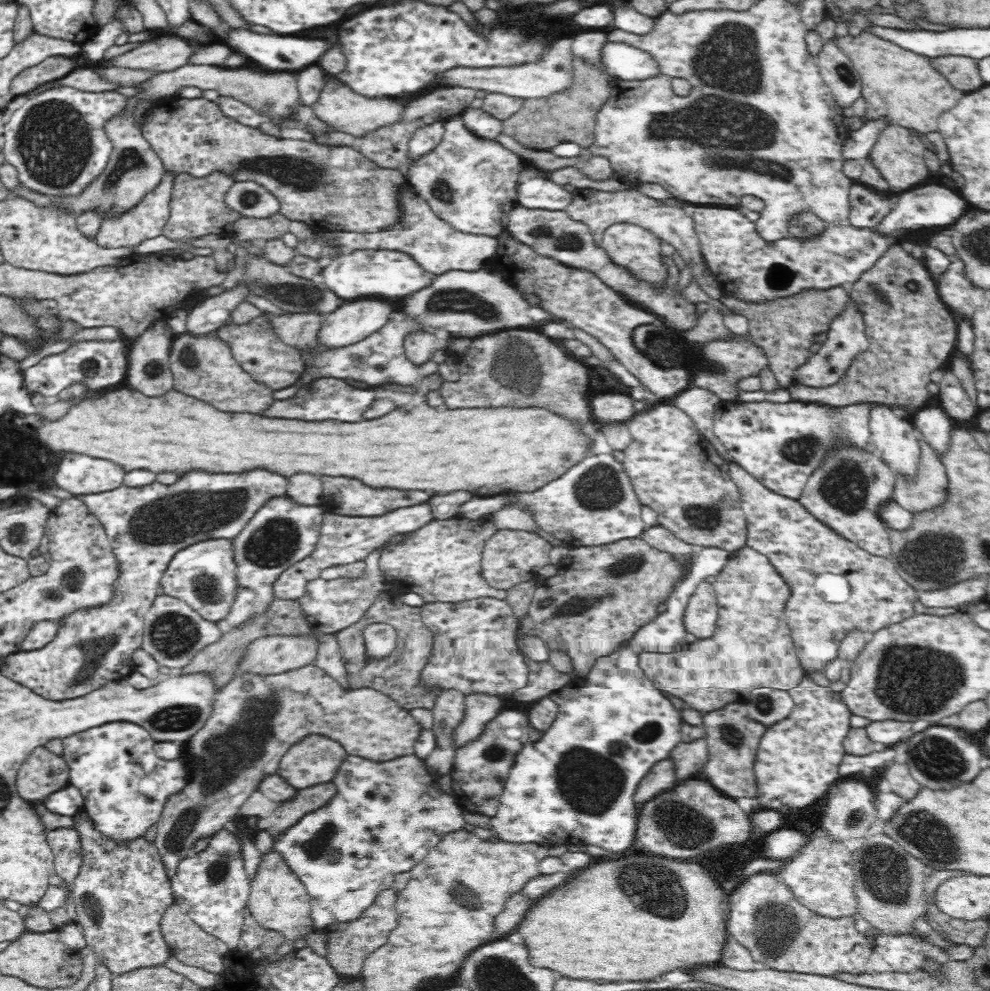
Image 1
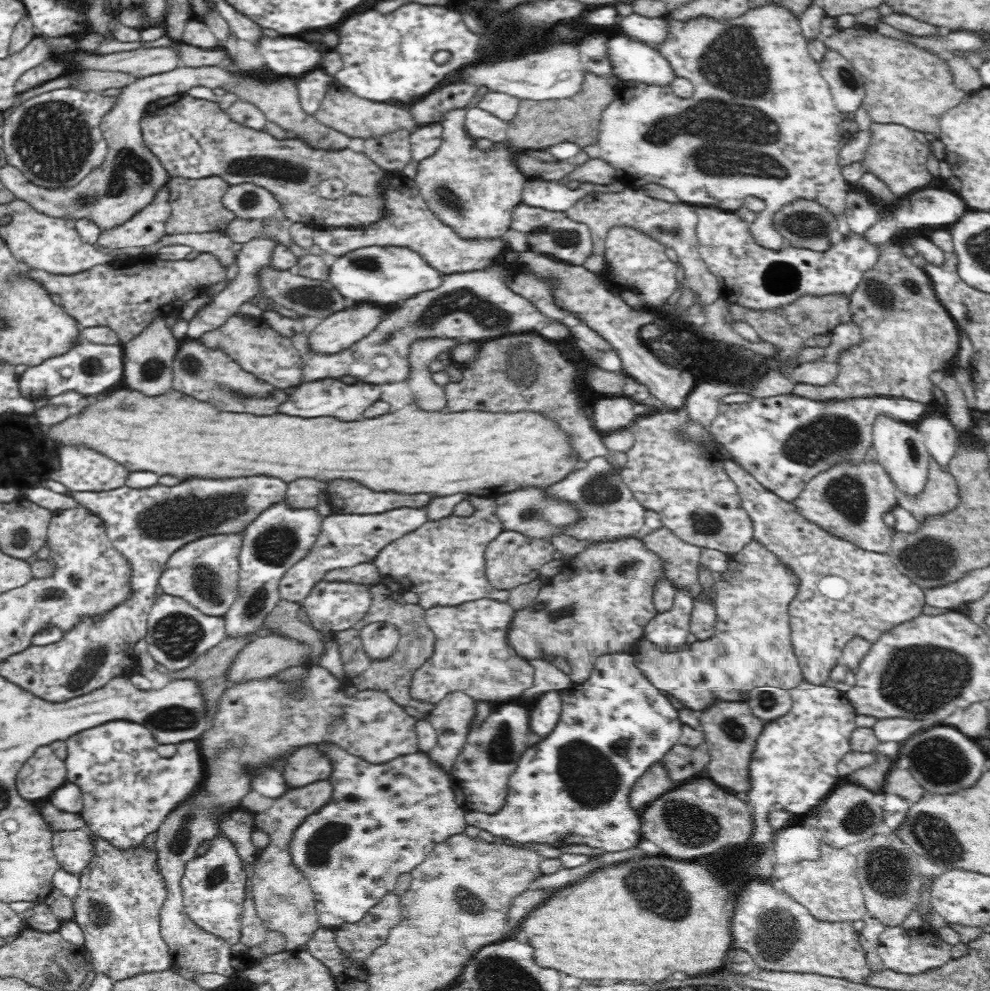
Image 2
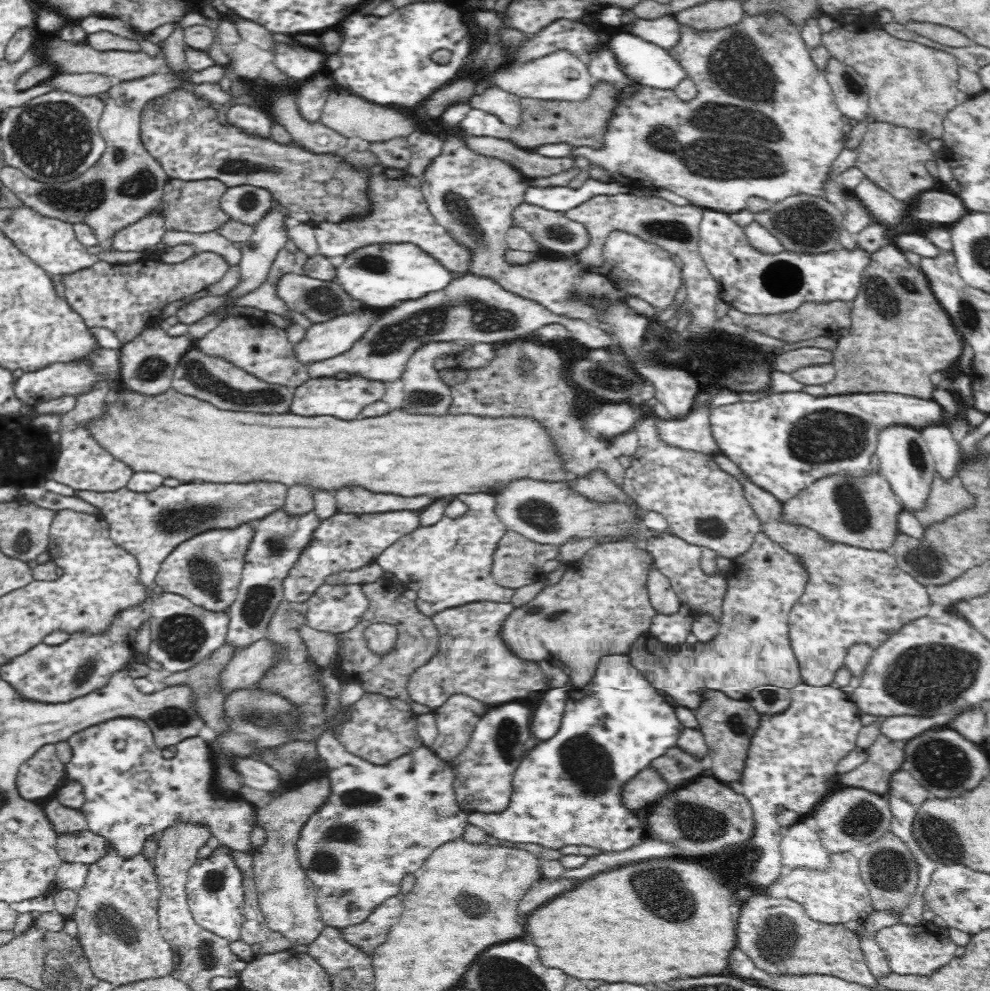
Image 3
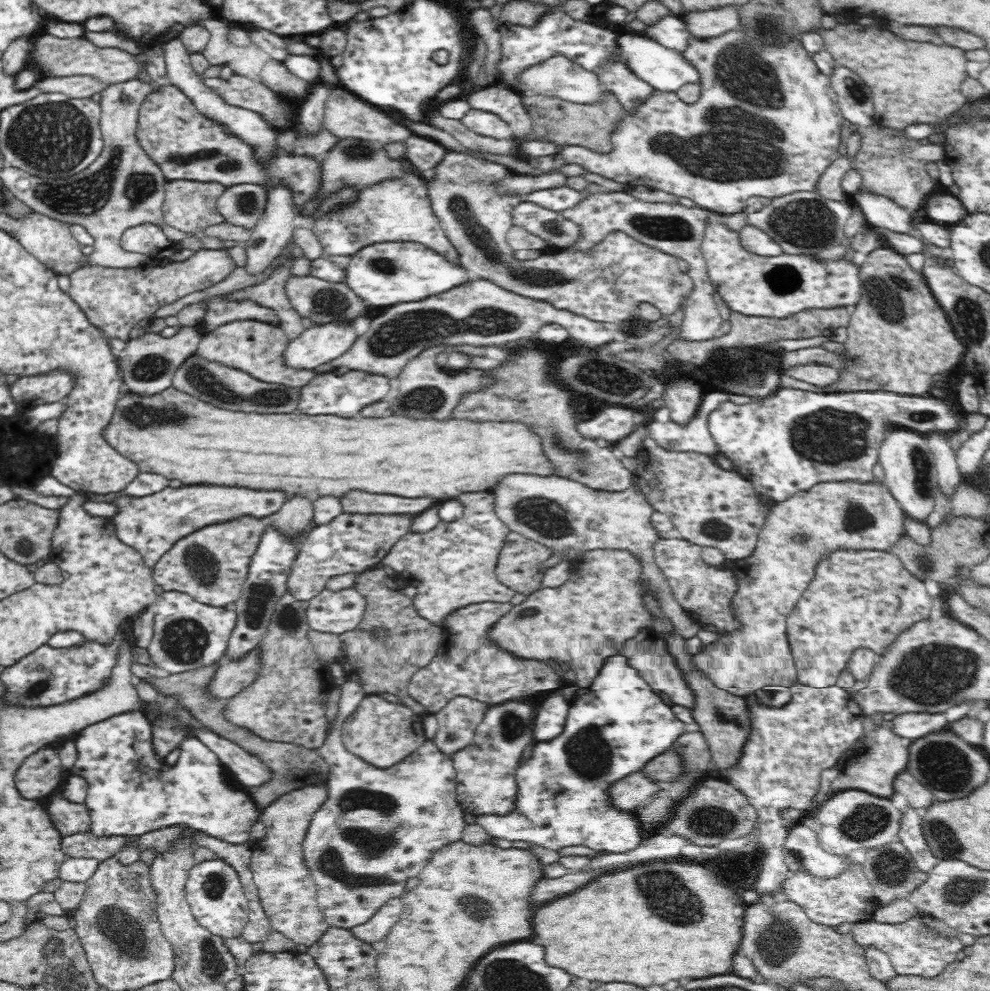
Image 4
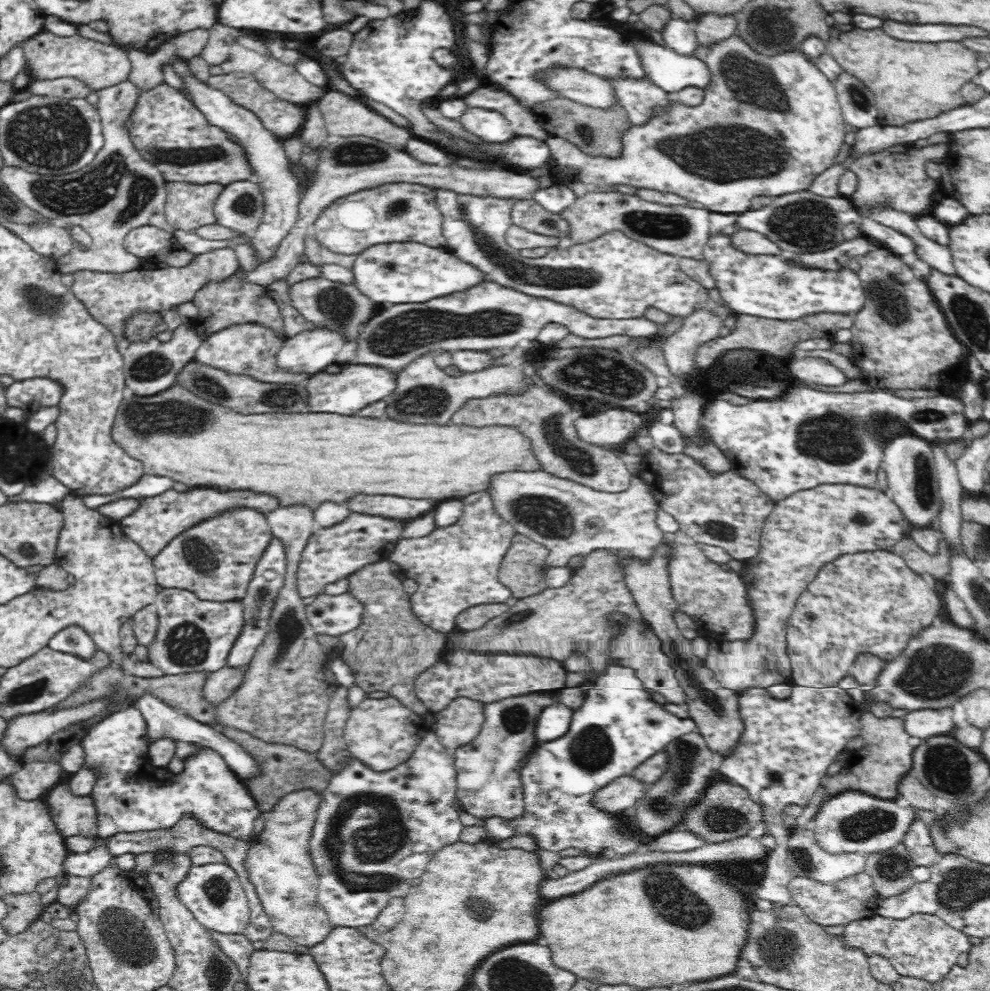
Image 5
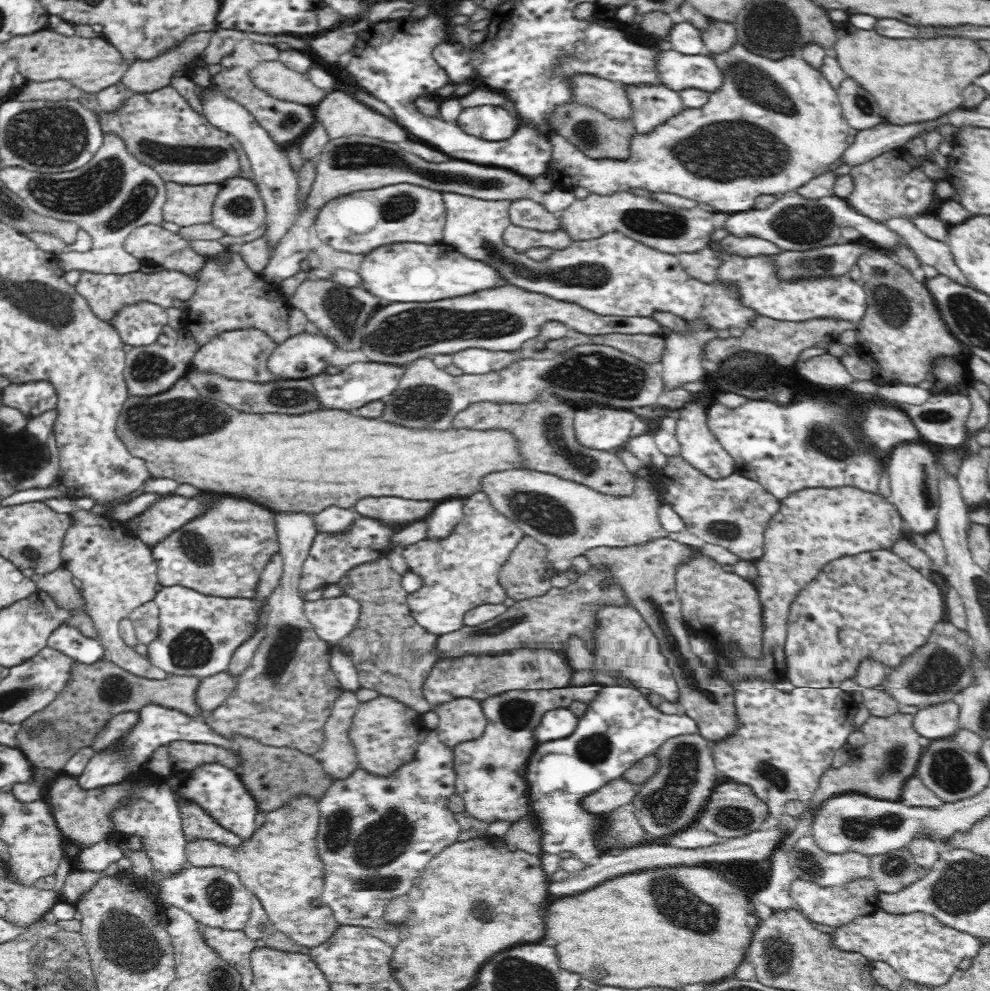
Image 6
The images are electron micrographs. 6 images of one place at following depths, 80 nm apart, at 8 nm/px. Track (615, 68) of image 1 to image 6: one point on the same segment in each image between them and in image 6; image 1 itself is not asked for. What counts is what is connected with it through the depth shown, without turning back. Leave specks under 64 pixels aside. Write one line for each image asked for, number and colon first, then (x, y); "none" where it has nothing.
2: (632, 60)
3: (646, 63)
4: (666, 70)
5: (670, 71)
6: (677, 71)

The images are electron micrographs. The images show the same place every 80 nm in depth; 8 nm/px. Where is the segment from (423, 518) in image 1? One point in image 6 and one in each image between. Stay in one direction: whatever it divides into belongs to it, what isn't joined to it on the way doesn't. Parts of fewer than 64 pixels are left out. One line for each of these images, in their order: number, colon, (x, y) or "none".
2: (344, 541)
3: (343, 542)
4: (351, 543)
5: (331, 554)
6: (331, 555)

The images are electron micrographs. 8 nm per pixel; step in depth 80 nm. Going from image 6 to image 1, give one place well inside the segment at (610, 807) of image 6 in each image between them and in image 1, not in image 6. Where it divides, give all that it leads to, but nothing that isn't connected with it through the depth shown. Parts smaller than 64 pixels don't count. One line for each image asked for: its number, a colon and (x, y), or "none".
1: (660, 778)
2: (654, 782)
3: (647, 785)
4: (627, 794)
5: (621, 795)

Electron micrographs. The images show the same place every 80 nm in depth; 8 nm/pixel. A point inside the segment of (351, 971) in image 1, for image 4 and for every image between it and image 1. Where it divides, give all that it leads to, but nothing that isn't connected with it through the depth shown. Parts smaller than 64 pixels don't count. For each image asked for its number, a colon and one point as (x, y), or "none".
2: (357, 941)
3: (367, 935)
4: (373, 930)

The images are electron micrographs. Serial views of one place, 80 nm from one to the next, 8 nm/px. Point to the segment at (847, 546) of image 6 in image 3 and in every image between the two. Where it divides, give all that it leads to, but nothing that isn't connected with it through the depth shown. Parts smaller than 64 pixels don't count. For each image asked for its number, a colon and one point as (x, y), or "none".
3: (753, 648)
4: (798, 532)
5: (811, 528)

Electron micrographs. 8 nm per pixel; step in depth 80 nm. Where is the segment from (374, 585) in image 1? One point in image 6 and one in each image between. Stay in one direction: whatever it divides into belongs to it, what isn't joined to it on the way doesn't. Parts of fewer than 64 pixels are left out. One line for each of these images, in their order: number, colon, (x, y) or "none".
2: (332, 607)
3: (335, 609)
4: (339, 611)
5: (335, 616)
6: (332, 619)

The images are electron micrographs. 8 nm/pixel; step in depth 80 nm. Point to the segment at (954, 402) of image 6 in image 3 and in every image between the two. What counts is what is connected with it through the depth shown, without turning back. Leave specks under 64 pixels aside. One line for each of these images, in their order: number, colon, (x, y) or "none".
3: (784, 442)
4: (785, 443)
5: (805, 438)

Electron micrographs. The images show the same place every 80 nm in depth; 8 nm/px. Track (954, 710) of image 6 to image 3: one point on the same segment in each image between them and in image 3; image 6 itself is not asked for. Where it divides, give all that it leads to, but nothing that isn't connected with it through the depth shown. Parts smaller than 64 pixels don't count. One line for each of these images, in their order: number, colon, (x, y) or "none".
3: (906, 727)
4: (914, 725)
5: (930, 722)

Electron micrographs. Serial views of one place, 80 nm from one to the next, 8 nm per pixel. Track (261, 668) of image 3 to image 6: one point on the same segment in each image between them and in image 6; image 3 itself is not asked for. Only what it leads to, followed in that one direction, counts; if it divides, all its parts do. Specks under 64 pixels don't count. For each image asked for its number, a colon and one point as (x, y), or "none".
4: (231, 676)
5: (219, 685)
6: (212, 691)

